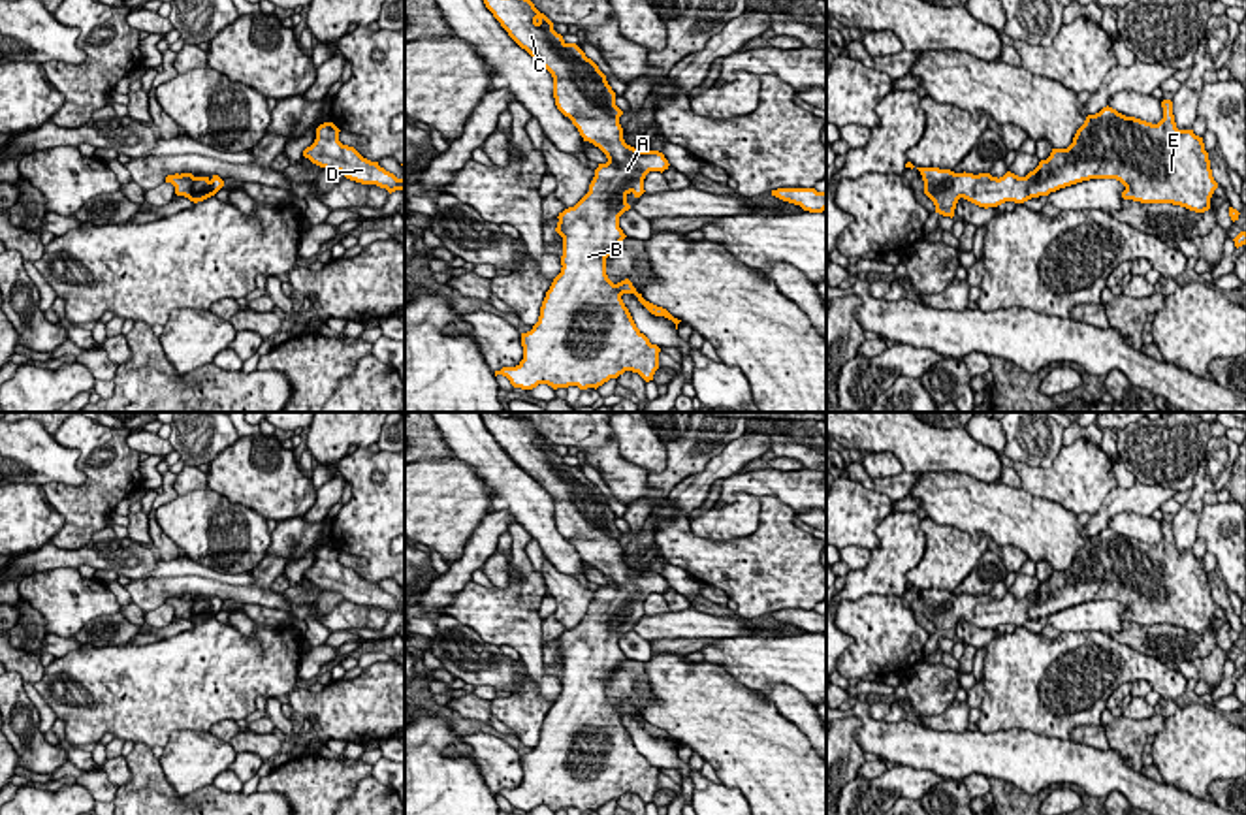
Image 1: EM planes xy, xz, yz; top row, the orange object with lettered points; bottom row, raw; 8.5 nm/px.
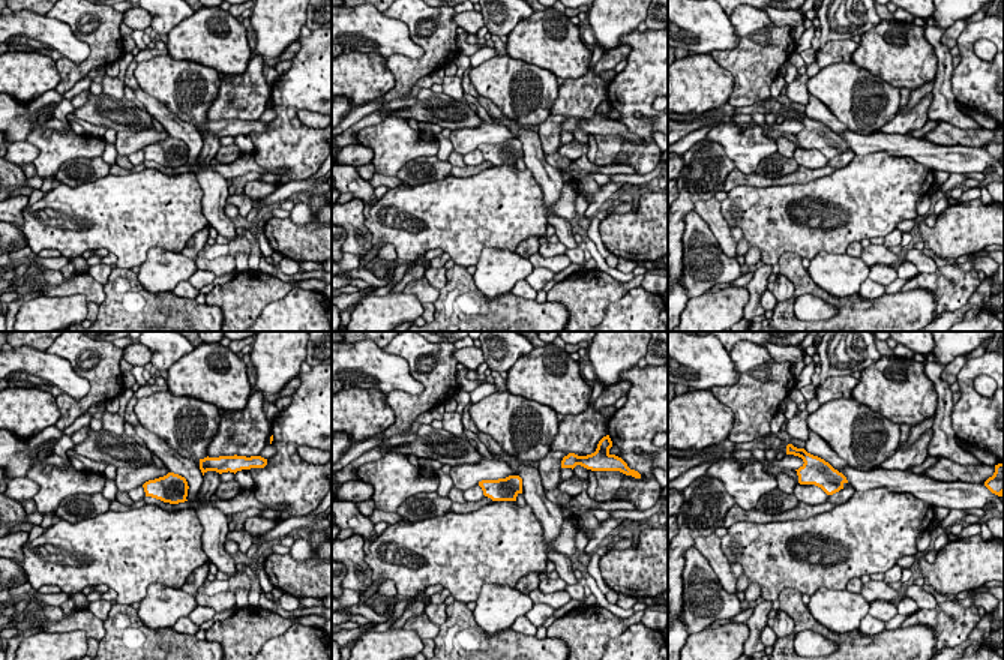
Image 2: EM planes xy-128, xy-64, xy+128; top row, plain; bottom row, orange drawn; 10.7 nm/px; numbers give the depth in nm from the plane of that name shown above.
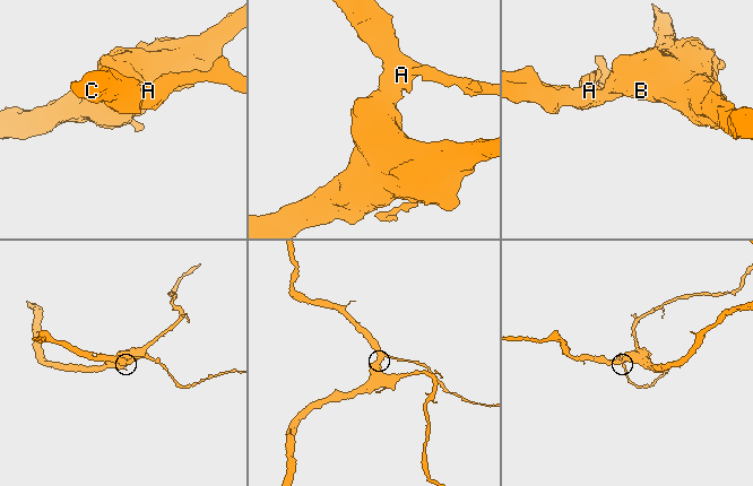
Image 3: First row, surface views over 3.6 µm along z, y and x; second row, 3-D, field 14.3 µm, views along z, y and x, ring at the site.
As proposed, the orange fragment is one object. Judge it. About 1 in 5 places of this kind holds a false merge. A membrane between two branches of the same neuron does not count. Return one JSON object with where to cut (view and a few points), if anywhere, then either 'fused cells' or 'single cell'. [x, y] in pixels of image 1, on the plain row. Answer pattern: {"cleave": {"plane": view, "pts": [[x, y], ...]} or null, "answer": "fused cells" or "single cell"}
{"cleave": null, "answer": "single cell"}

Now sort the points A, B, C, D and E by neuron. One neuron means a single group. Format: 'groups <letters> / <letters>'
groups A B C D E

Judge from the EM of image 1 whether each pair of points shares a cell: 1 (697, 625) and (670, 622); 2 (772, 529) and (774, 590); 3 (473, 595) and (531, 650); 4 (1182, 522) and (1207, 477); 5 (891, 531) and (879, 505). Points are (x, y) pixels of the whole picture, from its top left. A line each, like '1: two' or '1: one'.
1: one
2: one
3: one
4: one
5: two

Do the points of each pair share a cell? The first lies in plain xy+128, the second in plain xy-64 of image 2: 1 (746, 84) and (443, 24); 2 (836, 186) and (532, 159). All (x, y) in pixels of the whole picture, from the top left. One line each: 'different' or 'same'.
1: same
2: different

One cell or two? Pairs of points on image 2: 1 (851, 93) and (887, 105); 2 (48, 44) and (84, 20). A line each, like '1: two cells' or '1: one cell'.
1: one cell
2: two cells

